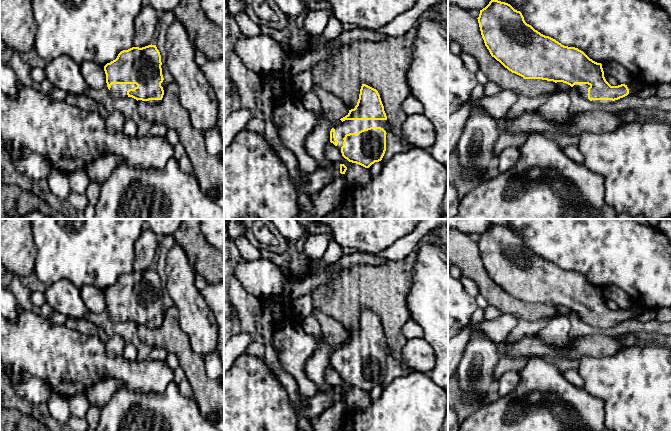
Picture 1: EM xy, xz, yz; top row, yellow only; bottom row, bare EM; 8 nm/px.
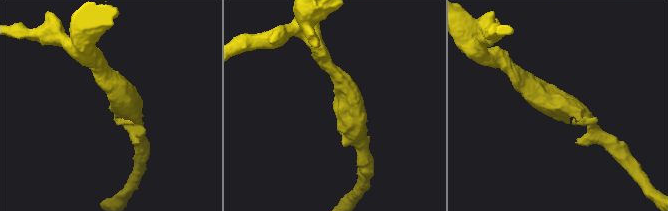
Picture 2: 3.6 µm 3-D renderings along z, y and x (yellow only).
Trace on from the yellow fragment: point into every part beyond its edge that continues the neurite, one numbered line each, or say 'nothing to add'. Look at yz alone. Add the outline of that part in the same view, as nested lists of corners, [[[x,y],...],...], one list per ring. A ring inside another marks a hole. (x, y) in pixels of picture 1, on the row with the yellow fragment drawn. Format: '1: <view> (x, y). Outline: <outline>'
1: yz (582, 88). Outline: [[[575,84],[573,87],[575,87],[578,92],[581,94],[581,96],[586,99],[588,99],[588,88],[590,87],[590,85],[588,84]]]

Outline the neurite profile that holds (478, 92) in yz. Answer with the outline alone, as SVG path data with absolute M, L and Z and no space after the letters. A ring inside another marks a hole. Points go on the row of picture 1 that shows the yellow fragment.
M477 83L477 85L474 87L469 99L465 102L465 104L468 104L471 101L481 99L485 97L485 92L484 92L484 86L480 83Z

